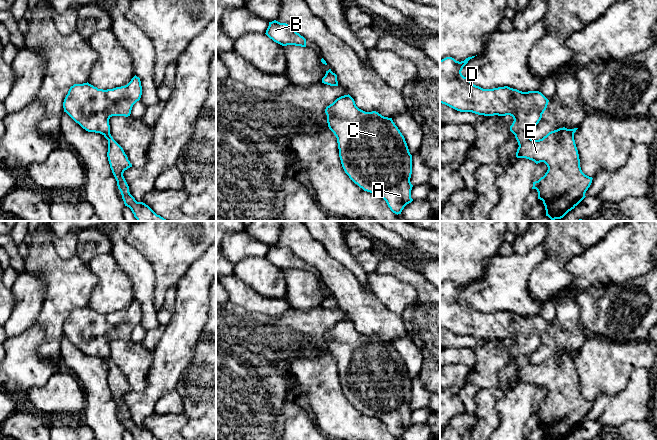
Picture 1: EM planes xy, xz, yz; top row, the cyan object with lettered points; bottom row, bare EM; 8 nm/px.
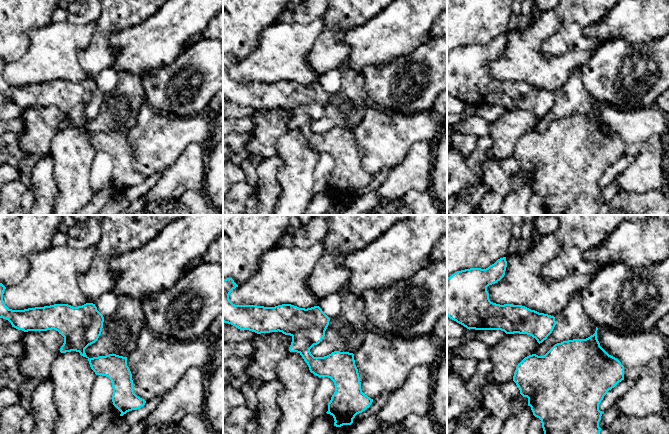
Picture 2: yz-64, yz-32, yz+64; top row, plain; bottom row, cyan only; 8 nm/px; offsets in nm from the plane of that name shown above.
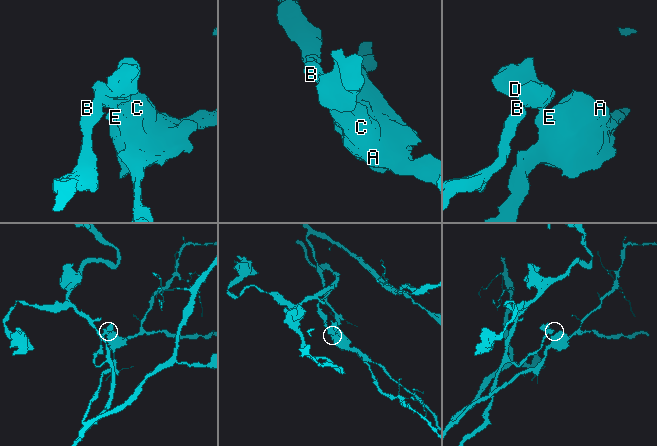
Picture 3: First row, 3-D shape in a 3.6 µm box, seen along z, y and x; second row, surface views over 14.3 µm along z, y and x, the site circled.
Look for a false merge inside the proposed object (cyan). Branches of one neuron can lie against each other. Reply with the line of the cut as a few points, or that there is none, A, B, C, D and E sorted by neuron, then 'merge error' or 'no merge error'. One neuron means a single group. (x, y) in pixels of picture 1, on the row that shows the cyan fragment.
cut yz (527, 131), (518, 131), (514, 134); groups A C E / B D; merge error

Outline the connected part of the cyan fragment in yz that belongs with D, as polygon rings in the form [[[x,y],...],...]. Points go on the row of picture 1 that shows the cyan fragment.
[[[452,57],[440,60],[440,103],[460,112],[472,112],[484,116],[510,115],[514,119],[510,126],[510,131],[514,135],[520,131],[529,132],[541,120],[549,100],[539,91],[522,92],[508,86],[483,89],[474,85],[461,73],[463,67],[474,57],[468,57],[461,62]]]

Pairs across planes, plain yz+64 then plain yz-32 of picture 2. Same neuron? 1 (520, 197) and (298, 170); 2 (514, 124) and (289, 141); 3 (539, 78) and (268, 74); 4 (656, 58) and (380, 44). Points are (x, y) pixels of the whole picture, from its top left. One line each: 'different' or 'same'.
1: same
2: different
3: same
4: different

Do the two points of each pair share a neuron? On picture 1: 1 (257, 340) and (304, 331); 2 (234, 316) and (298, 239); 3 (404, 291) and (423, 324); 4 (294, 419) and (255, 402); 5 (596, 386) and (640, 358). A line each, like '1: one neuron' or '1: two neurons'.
1: one neuron
2: two neurons
3: two neurons
4: two neurons
5: one neuron

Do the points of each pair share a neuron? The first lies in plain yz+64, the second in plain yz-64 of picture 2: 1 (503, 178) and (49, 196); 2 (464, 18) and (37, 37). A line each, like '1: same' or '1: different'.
1: same
2: different

